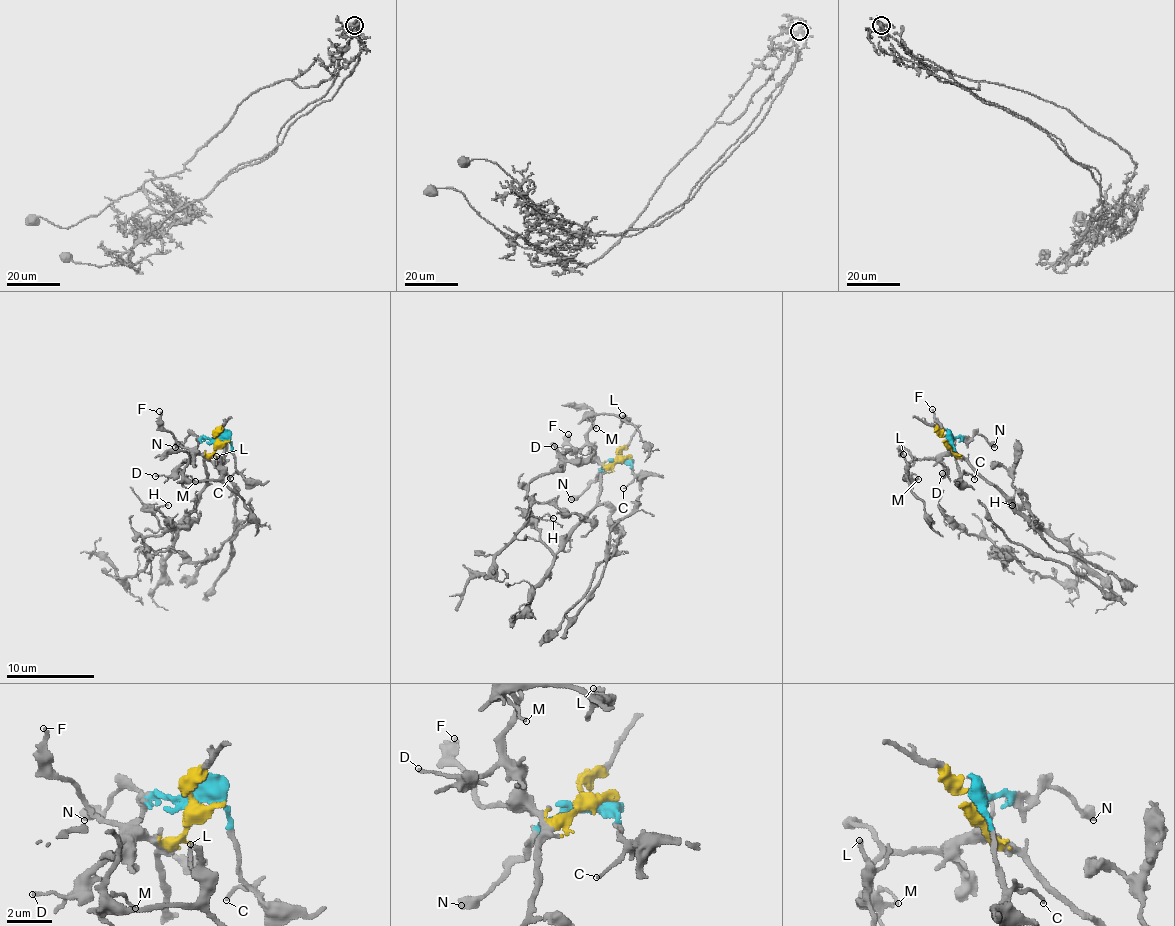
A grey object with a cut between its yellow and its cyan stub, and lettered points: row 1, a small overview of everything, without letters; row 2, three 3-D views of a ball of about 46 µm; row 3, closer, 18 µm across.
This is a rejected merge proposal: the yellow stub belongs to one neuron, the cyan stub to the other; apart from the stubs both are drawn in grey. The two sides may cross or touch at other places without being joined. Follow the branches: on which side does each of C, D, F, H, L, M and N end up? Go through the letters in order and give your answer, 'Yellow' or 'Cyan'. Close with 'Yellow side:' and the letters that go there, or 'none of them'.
C: Cyan
D: Yellow
F: Yellow
H: Yellow
L: Yellow
M: Yellow
N: Cyan
Yellow side: D, F, H, L, M

